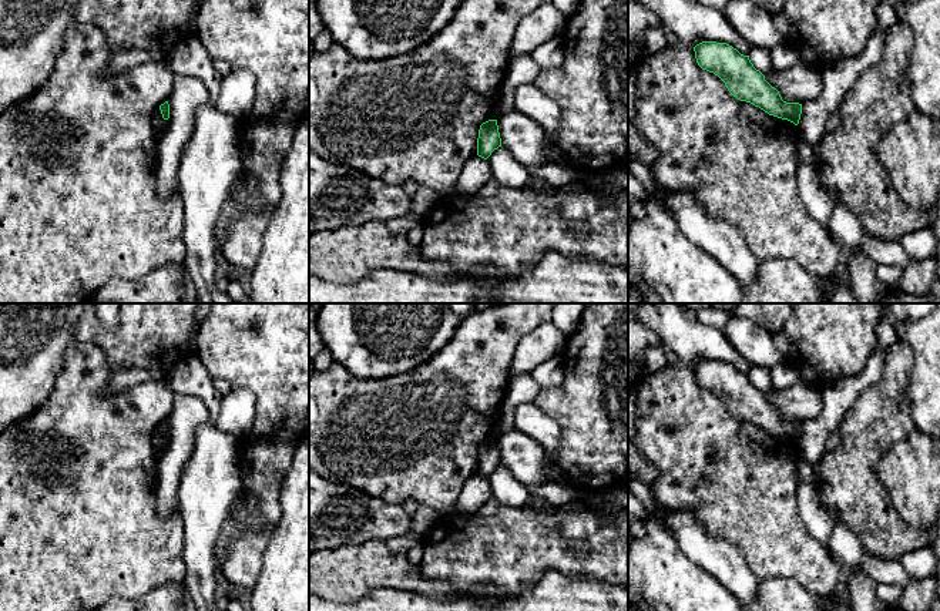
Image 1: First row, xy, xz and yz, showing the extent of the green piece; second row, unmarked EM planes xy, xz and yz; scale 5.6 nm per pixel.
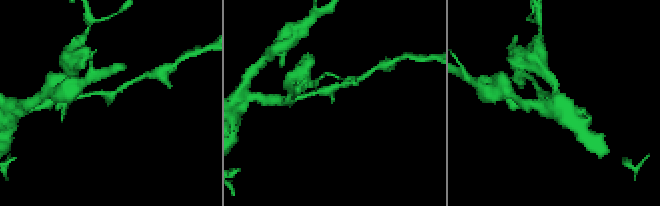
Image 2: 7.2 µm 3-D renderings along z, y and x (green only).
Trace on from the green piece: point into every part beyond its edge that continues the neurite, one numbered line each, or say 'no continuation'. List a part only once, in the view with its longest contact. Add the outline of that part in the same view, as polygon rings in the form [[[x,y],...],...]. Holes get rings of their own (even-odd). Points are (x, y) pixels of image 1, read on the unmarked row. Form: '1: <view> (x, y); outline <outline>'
no continuation

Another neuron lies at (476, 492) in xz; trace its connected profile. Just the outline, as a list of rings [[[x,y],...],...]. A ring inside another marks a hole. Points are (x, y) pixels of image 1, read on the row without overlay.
[[[476,473],[464,483],[454,511],[459,514],[474,514],[491,497],[493,489],[489,480]]]

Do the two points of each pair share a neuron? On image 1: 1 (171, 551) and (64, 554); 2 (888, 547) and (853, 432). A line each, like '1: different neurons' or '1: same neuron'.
1: same neuron
2: same neuron

